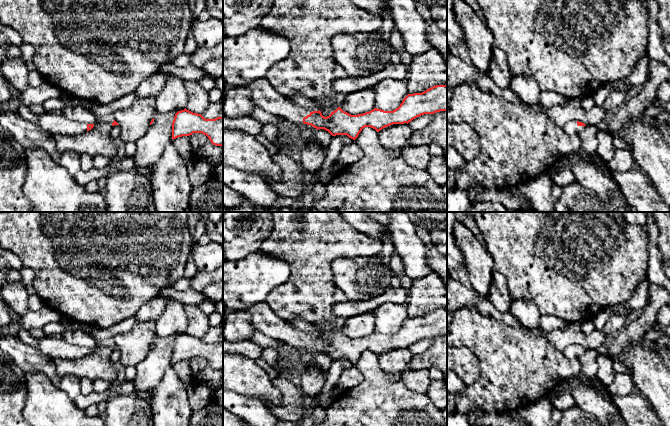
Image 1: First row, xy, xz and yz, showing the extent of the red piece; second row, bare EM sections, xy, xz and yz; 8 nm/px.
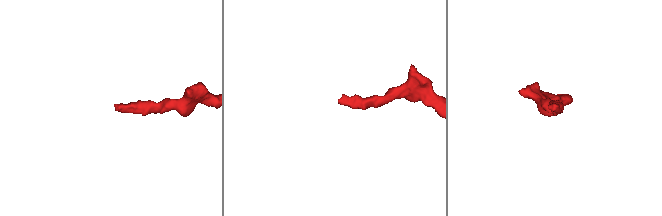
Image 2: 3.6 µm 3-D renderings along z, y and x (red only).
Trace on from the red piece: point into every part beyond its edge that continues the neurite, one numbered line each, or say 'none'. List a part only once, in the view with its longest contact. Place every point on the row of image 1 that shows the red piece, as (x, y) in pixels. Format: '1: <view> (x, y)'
1: xz (263, 95)

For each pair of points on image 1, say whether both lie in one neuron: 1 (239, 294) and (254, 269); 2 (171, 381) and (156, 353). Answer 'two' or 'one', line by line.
1: one
2: two

